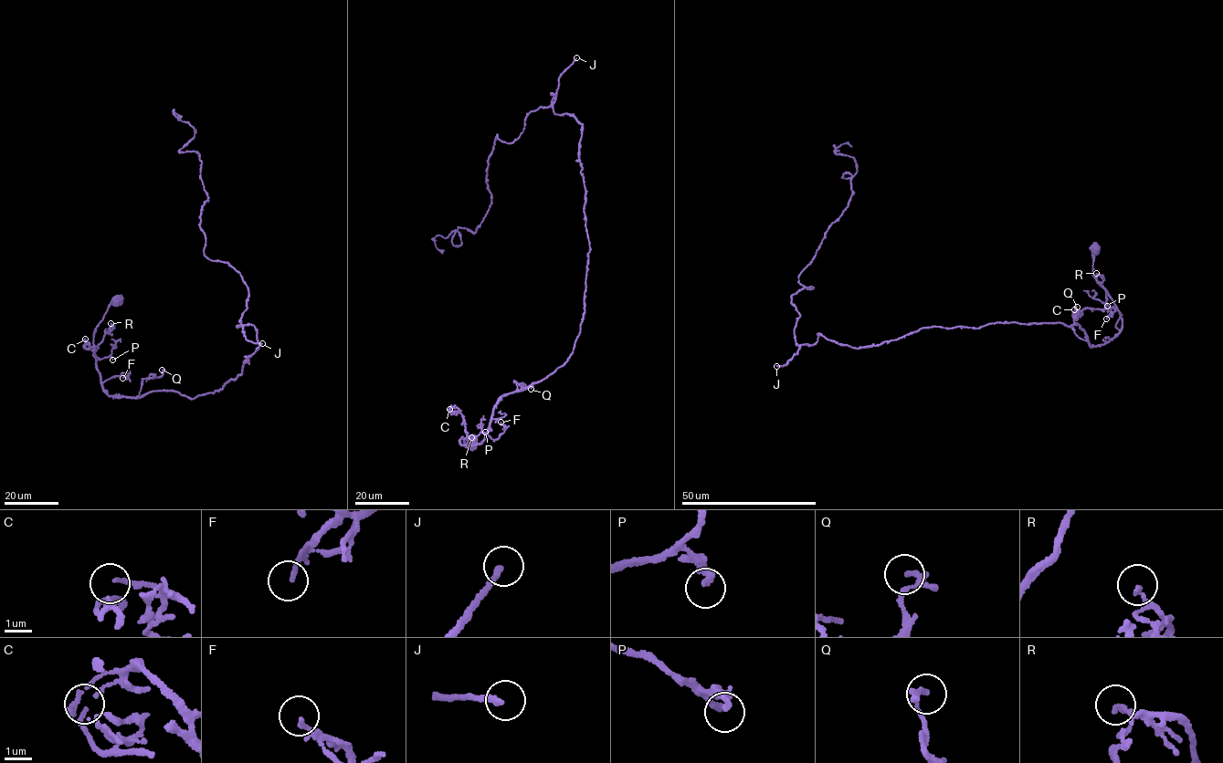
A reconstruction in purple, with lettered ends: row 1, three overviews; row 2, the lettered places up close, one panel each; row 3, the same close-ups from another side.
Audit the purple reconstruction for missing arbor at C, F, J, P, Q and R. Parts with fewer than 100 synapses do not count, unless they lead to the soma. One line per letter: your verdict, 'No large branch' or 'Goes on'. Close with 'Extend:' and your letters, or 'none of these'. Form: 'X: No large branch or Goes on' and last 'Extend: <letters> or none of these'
C: No large branch
F: No large branch
J: Goes on
P: No large branch
Q: No large branch
R: No large branch
Extend: J

